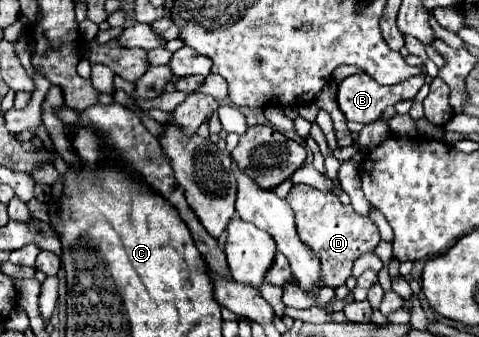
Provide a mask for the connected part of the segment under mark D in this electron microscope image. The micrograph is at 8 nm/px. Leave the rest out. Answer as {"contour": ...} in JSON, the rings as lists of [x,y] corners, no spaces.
{"contour":[[[298,184],[290,190],[286,202],[290,204],[296,216],[298,238],[306,246],[310,246],[310,250],[318,256],[322,264],[322,278],[320,278],[322,286],[330,286],[330,288],[342,286],[350,278],[354,262],[364,252],[372,252],[380,242],[380,232],[376,224],[370,218],[358,216],[352,206],[342,204],[340,198],[330,192],[320,192],[312,186]]]}

